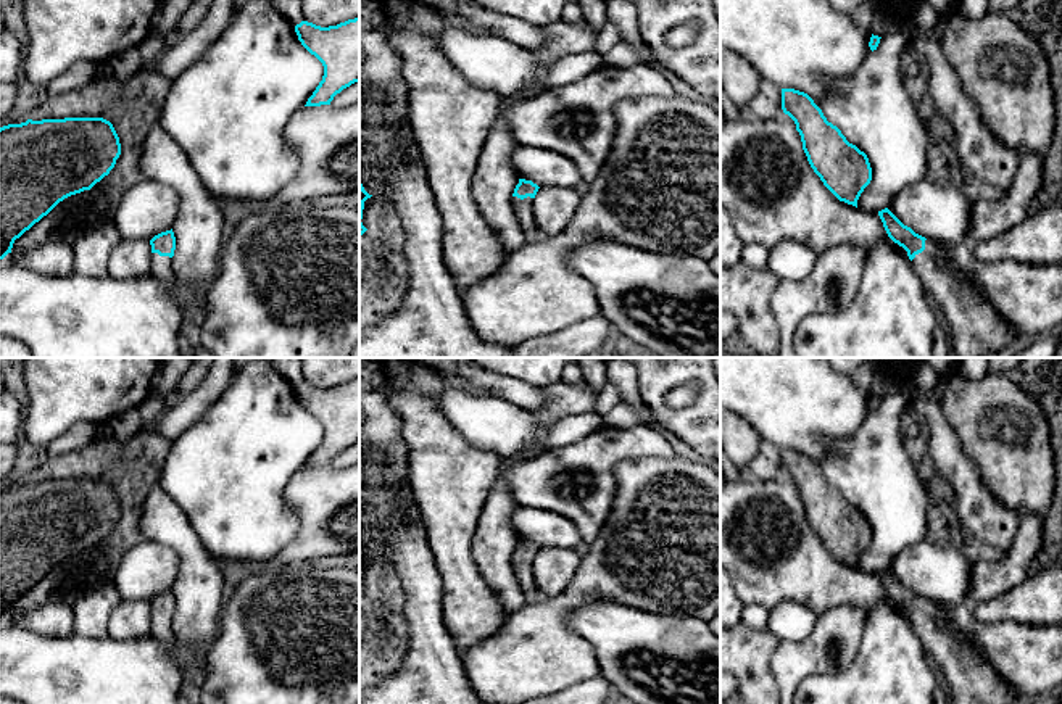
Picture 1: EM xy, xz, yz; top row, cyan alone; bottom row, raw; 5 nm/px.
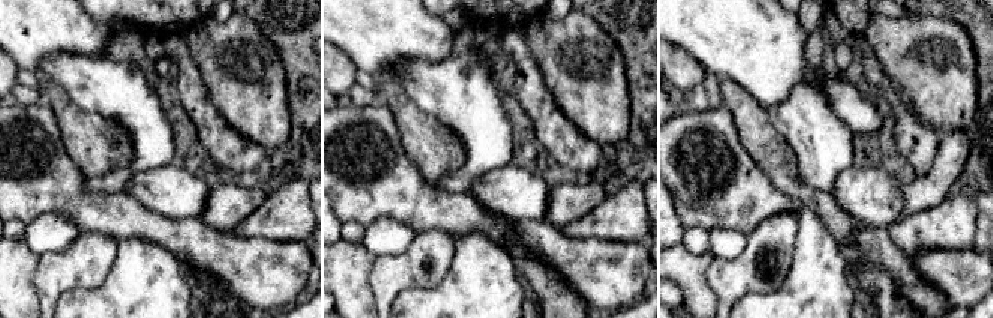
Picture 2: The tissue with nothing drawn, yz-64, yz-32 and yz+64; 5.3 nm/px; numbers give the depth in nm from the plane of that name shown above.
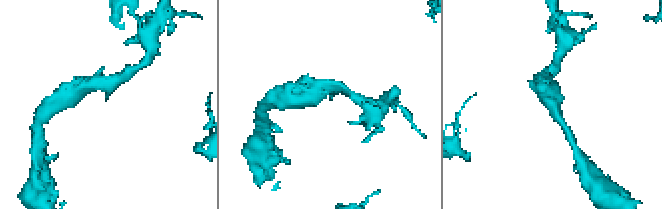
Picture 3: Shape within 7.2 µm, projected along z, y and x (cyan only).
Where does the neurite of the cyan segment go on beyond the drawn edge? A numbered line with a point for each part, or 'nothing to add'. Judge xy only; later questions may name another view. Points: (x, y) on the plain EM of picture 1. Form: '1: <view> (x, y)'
1: xy (160, 627)

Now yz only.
1: yz (970, 680)

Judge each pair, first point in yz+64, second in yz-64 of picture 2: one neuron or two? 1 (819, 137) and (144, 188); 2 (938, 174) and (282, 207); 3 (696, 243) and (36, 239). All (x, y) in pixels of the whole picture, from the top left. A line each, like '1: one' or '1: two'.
1: two
2: two
3: two

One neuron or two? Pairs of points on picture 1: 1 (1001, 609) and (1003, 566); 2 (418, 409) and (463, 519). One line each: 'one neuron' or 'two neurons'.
1: two neurons
2: one neuron

